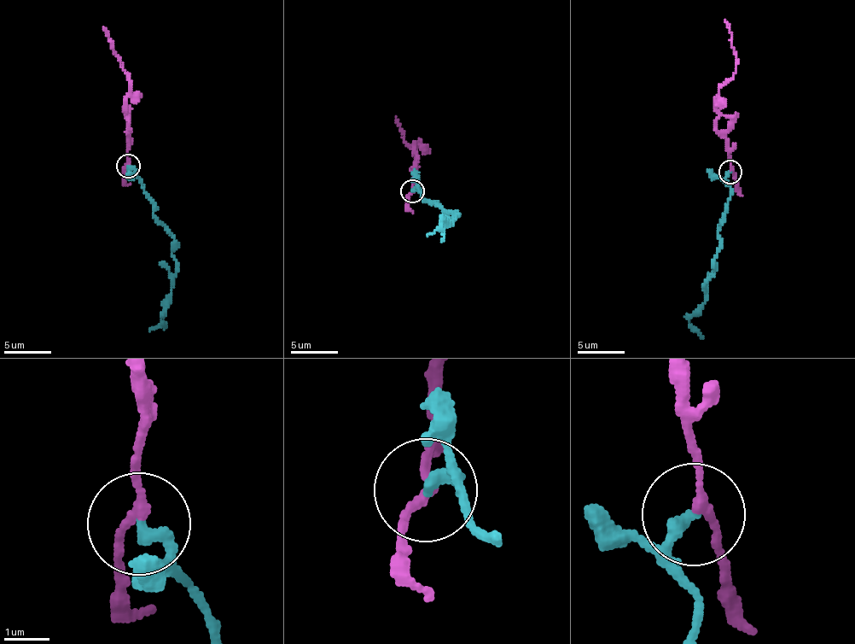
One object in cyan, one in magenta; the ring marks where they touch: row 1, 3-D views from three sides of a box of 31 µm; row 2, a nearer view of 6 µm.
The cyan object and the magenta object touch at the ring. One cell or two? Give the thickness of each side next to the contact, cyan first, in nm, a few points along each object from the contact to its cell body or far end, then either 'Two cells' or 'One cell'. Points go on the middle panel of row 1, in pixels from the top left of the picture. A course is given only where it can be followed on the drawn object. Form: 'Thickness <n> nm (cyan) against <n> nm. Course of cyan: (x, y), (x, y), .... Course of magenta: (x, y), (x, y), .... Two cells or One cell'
Thickness 280 nm (cyan) against 170 nm. Course of cyan: (411, 191), (418, 189), (425, 201), (455, 213), (452, 217), (456, 214), (453, 225), (439, 219), (441, 242). Course of magenta: (411, 191), (419, 140), (419, 144), (410, 148), (396, 116). Two cells

